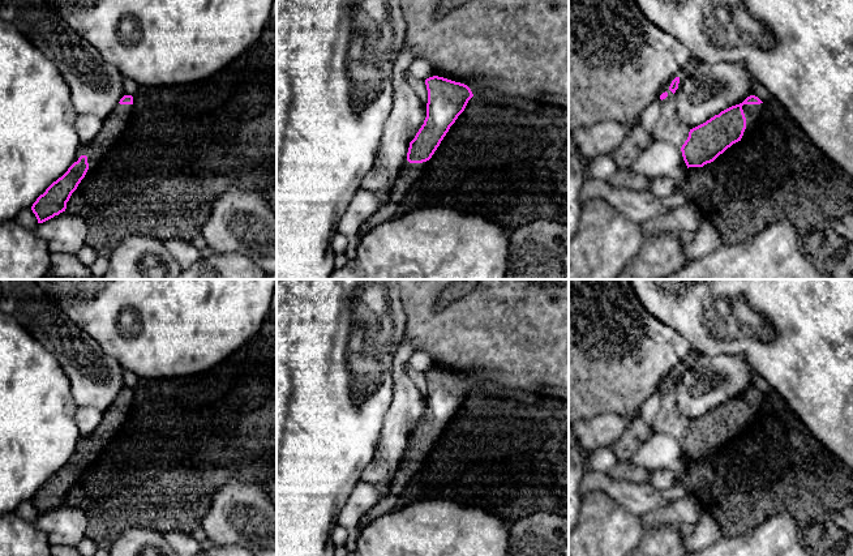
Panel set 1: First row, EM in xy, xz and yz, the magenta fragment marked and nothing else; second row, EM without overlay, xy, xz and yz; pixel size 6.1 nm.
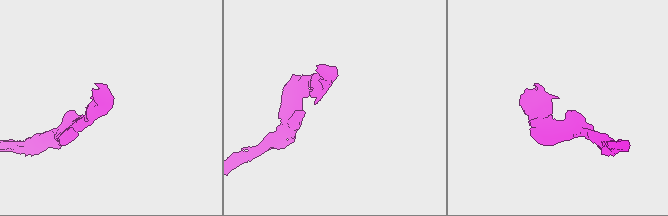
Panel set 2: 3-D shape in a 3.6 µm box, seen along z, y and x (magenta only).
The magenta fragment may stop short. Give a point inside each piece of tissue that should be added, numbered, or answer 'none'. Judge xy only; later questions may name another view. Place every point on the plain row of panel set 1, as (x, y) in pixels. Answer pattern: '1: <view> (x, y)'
1: xy (121, 405)

